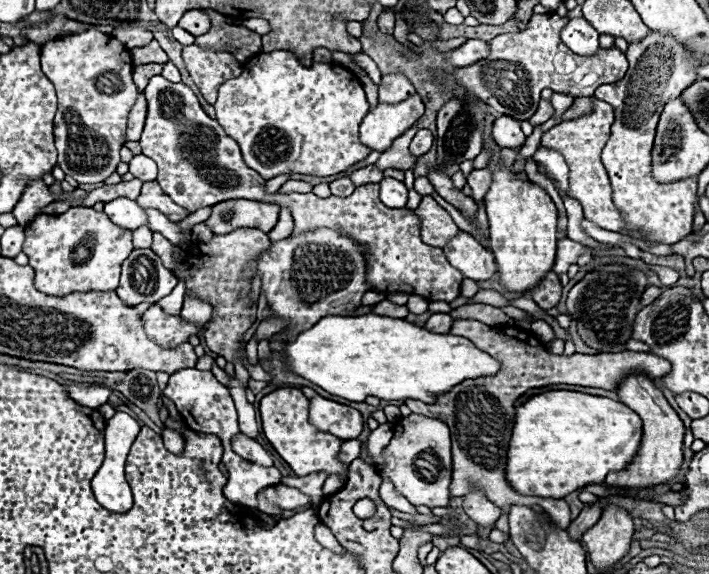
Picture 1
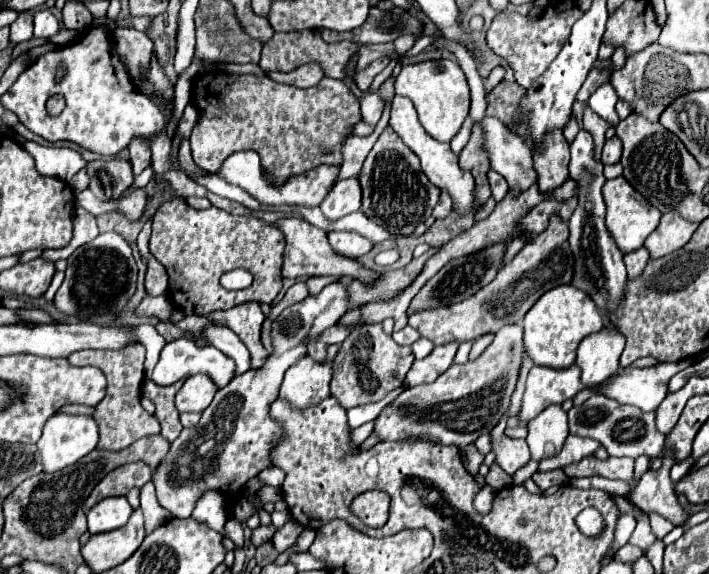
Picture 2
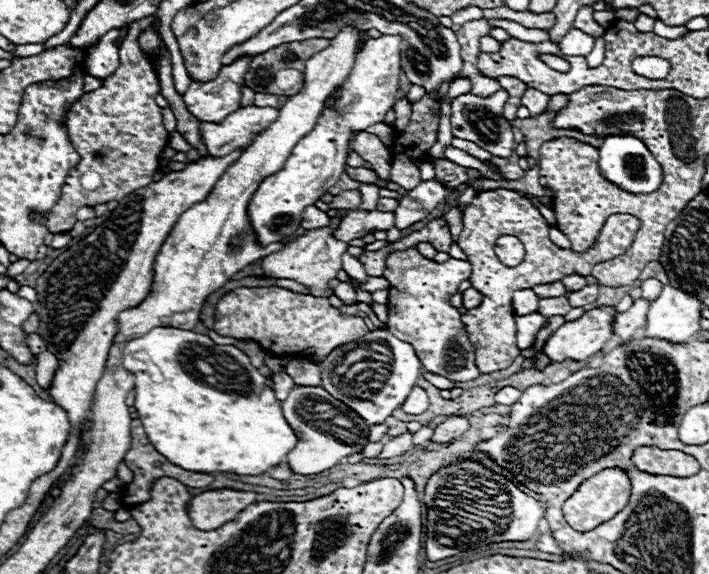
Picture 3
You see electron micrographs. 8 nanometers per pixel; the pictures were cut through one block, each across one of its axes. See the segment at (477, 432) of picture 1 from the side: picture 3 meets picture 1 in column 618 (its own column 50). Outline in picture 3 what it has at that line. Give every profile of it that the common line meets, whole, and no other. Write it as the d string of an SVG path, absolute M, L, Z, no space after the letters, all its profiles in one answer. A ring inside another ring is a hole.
M42 352L36 358L36 380L42 388L50 386L56 368L58 368L58 358L54 358L50 352Z

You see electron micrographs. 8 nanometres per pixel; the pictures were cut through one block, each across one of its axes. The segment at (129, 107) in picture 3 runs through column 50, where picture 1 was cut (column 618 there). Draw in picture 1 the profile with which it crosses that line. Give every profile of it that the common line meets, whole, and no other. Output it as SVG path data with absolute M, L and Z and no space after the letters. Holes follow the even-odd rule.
M596 100L594 102L594 112L578 118L578 120L570 120L570 122L562 122L554 128L550 128L548 132L542 134L542 146L558 150L560 154L564 154L568 166L570 166L570 190L568 196L576 198L582 208L584 208L584 216L594 222L596 226L604 228L604 230L612 230L612 232L620 232L632 238L640 238L648 244L658 244L652 238L646 238L640 230L626 230L626 222L622 222L622 214L620 210L614 206L612 202L612 186L606 174L606 168L600 162L600 152L604 148L604 144L610 138L610 126L614 122L614 110L610 104Z

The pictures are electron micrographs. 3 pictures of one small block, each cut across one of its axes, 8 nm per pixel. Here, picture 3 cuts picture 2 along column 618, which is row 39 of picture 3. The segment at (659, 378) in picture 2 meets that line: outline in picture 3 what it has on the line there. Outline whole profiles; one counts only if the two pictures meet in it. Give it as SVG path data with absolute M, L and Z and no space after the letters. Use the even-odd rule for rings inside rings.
M382 34L380 38L370 38L364 44L362 52L356 56L348 80L344 82L344 90L336 108L324 110L314 130L294 146L288 160L284 162L284 168L268 176L260 184L248 204L248 218L260 246L282 242L298 230L304 208L316 204L316 200L320 200L328 192L328 188L332 188L340 180L352 130L366 130L368 126L382 122L386 112L394 106L398 96L398 76L402 72L400 42L400 34Z

